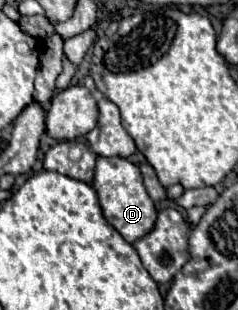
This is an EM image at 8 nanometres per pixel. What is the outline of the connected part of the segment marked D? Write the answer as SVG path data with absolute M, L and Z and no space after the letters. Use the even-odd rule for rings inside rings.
M99 156L91 186L97 192L105 220L125 238L125 242L133 244L135 240L143 238L153 228L155 218L157 218L157 208L153 200L149 198L149 194L145 192L141 172L133 162L119 156L113 156L113 158Z

